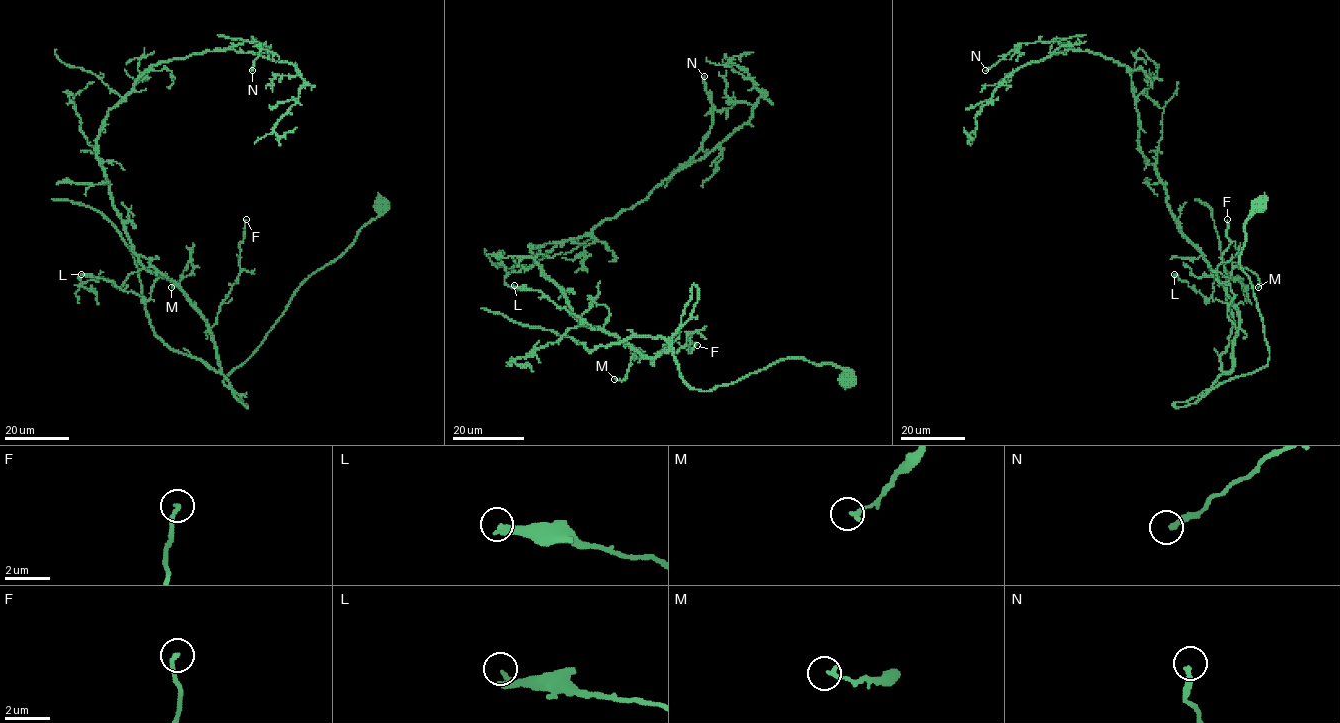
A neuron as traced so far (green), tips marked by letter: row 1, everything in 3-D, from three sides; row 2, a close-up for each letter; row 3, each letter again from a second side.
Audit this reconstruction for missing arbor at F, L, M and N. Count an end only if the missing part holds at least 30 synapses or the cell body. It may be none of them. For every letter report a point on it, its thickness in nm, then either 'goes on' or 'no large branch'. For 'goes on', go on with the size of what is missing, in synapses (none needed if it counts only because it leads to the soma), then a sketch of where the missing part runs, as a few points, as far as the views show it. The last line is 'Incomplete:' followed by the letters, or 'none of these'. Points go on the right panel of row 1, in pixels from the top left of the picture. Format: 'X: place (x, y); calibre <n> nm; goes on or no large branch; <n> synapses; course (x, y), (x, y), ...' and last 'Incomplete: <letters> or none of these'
F: place (1227, 219); calibre 190 nm; no large branch
L: place (1174, 274); calibre 280 nm; no large branch
M: place (1258, 287); calibre 170 nm; no large branch
N: place (985, 70); calibre 240 nm; no large branch
Incomplete: none of these

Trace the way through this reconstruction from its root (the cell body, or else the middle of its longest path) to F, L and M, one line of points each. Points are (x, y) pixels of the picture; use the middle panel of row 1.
F: (846, 380), (834, 365), (786, 358), (694, 390), (672, 348), (680, 327), (657, 354), (690, 332), (697, 345)
L: (846, 380), (834, 365), (786, 358), (694, 390), (672, 348), (680, 327), (644, 357), (514, 285)
M: (846, 380), (786, 358), (694, 390), (680, 327), (655, 357), (623, 343), (638, 350), (614, 379)

